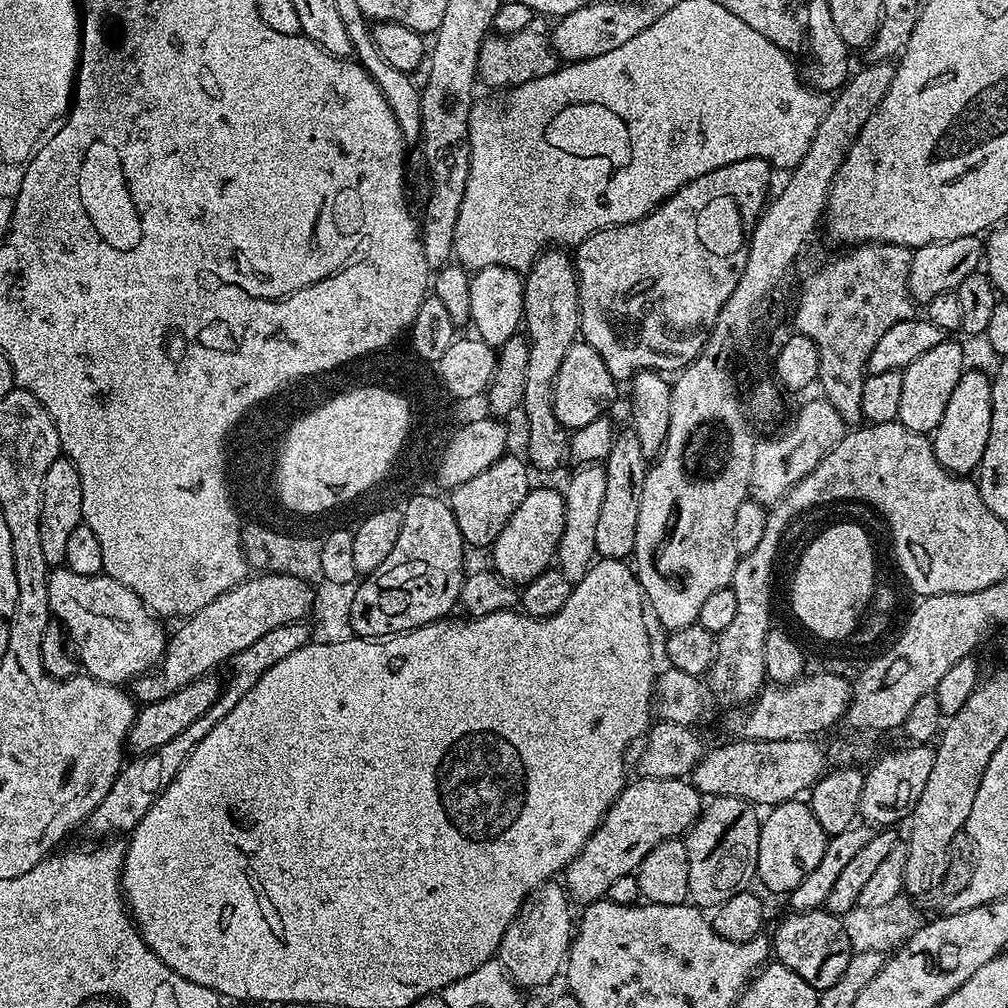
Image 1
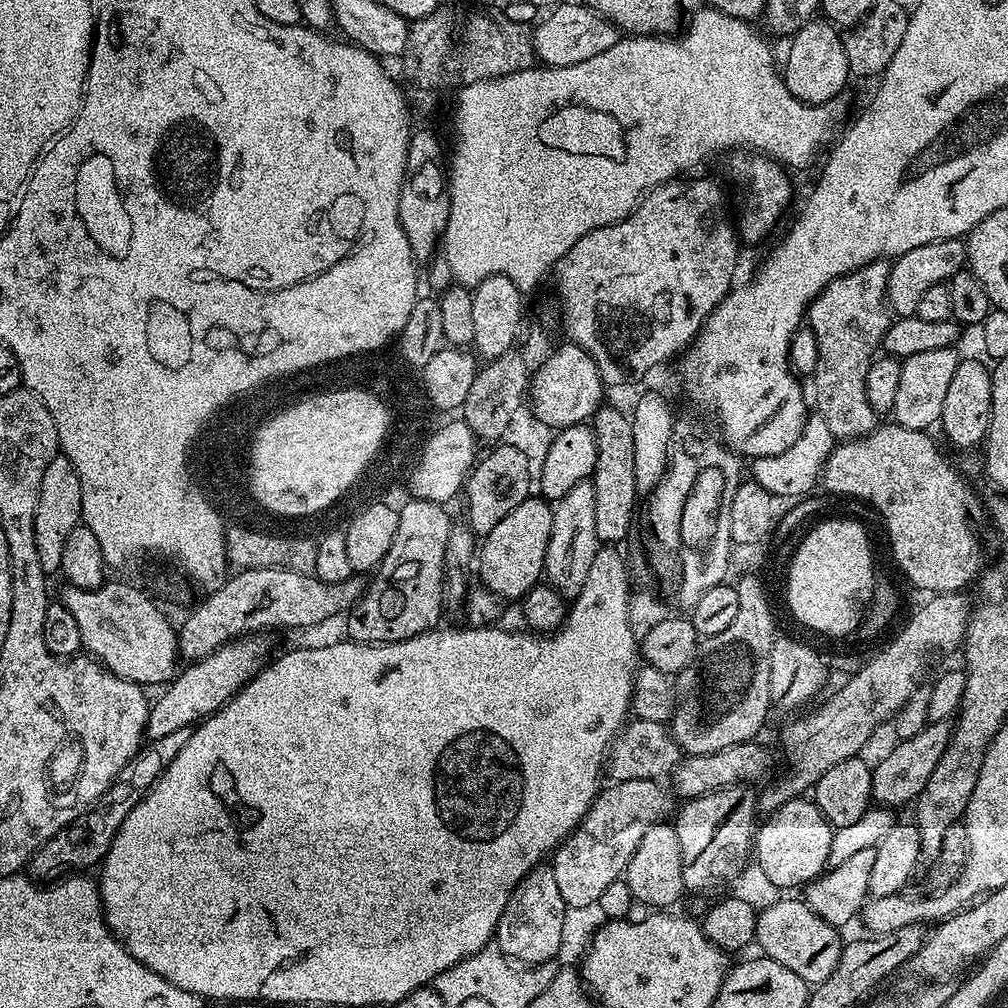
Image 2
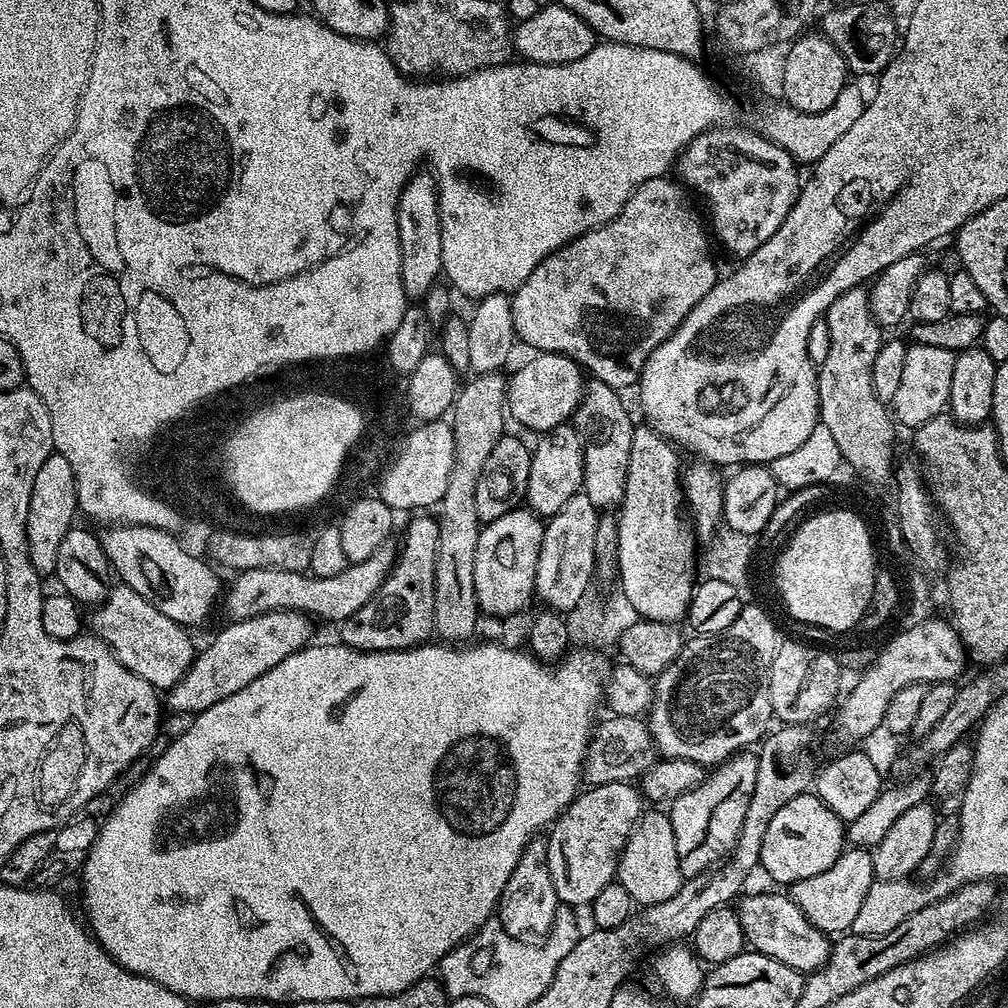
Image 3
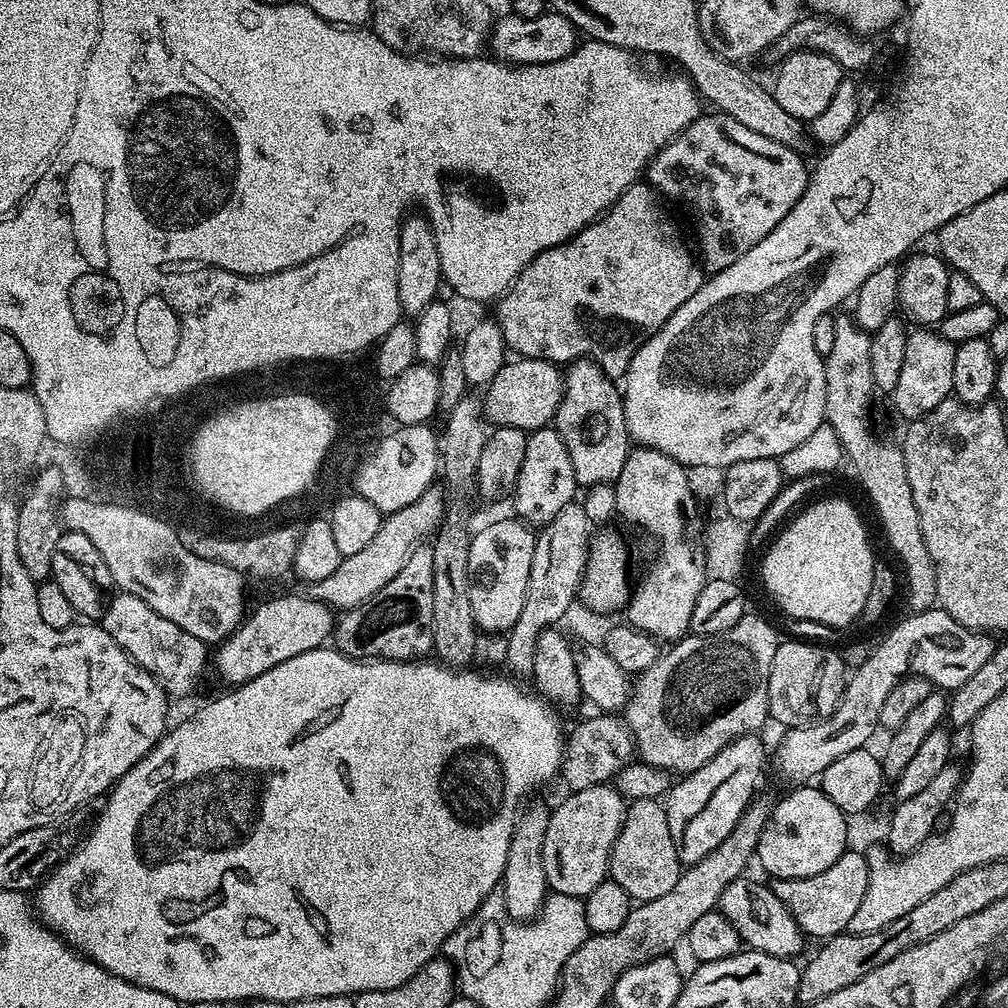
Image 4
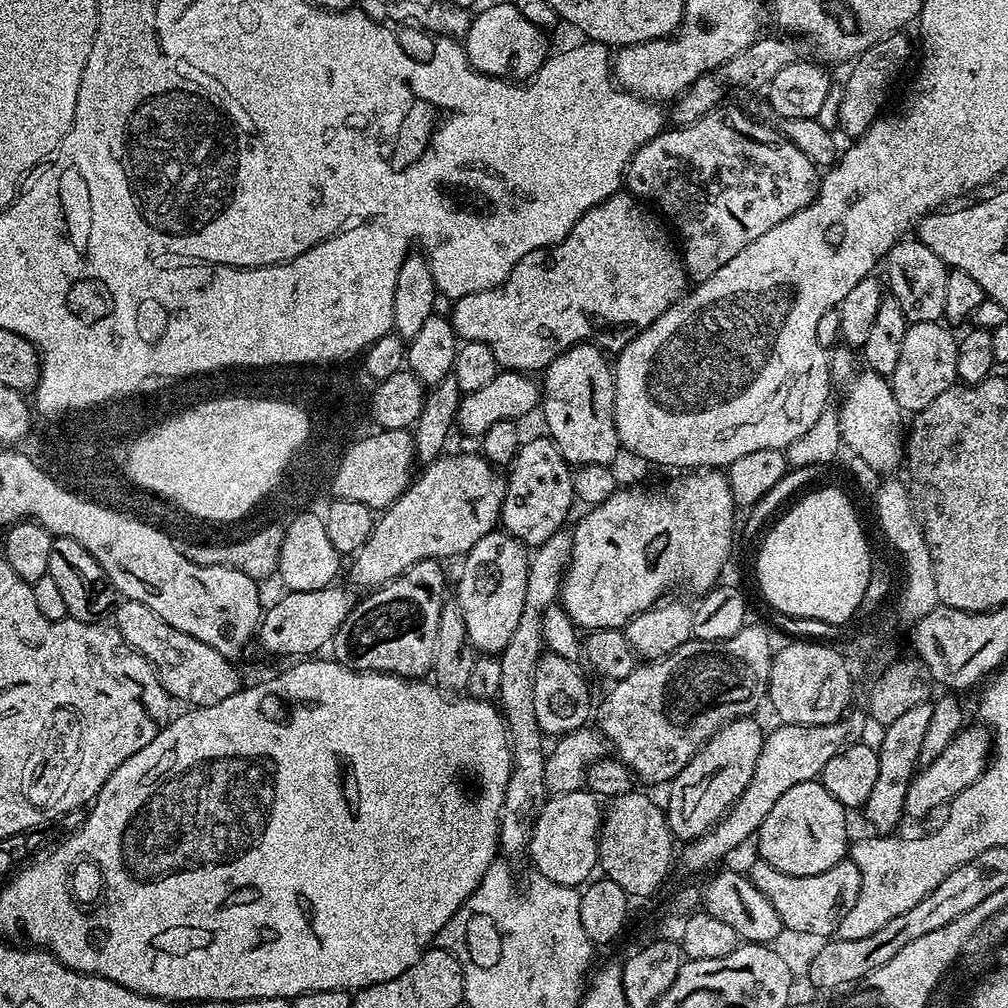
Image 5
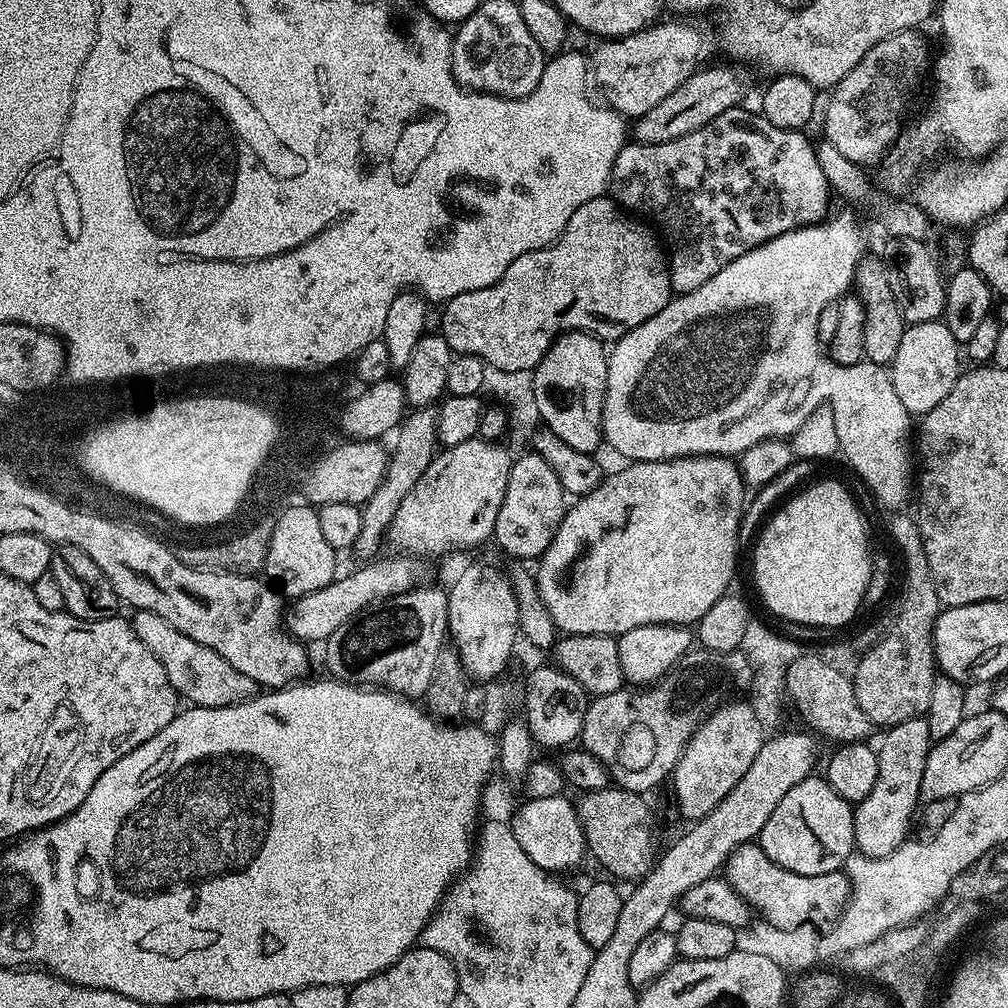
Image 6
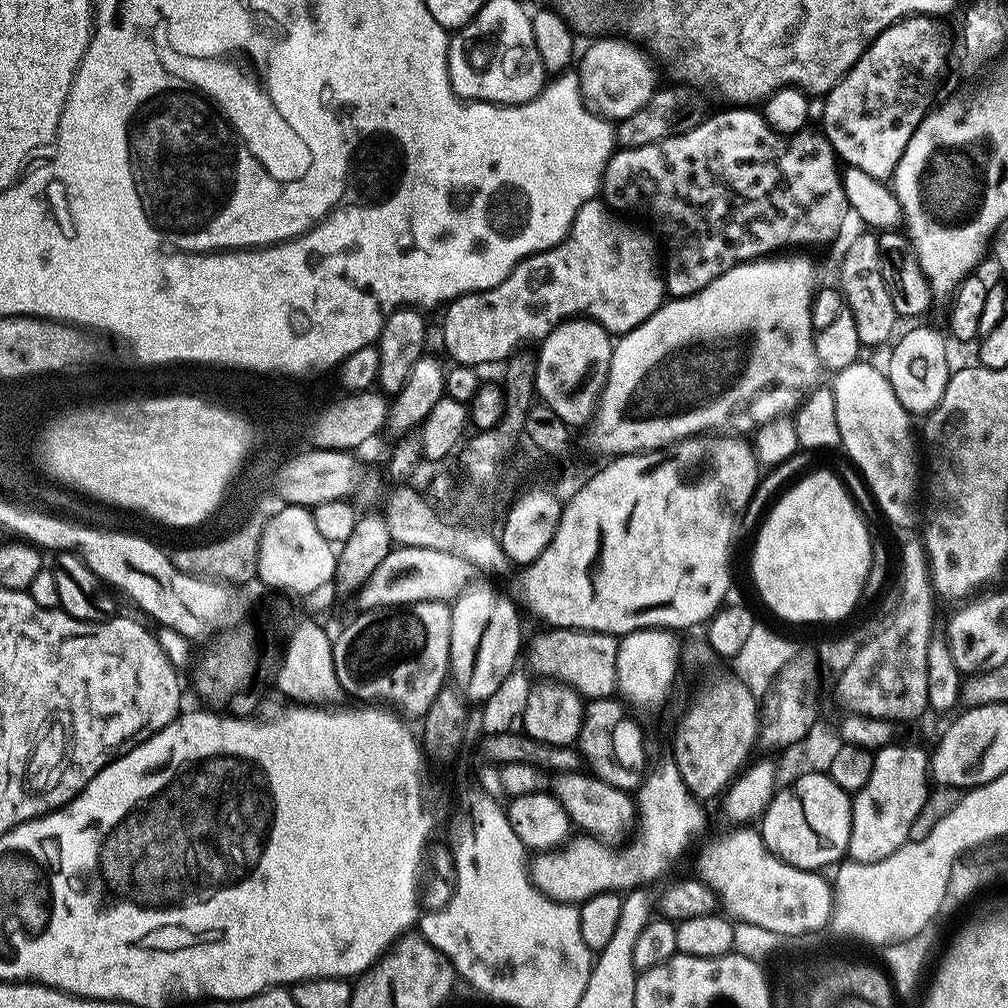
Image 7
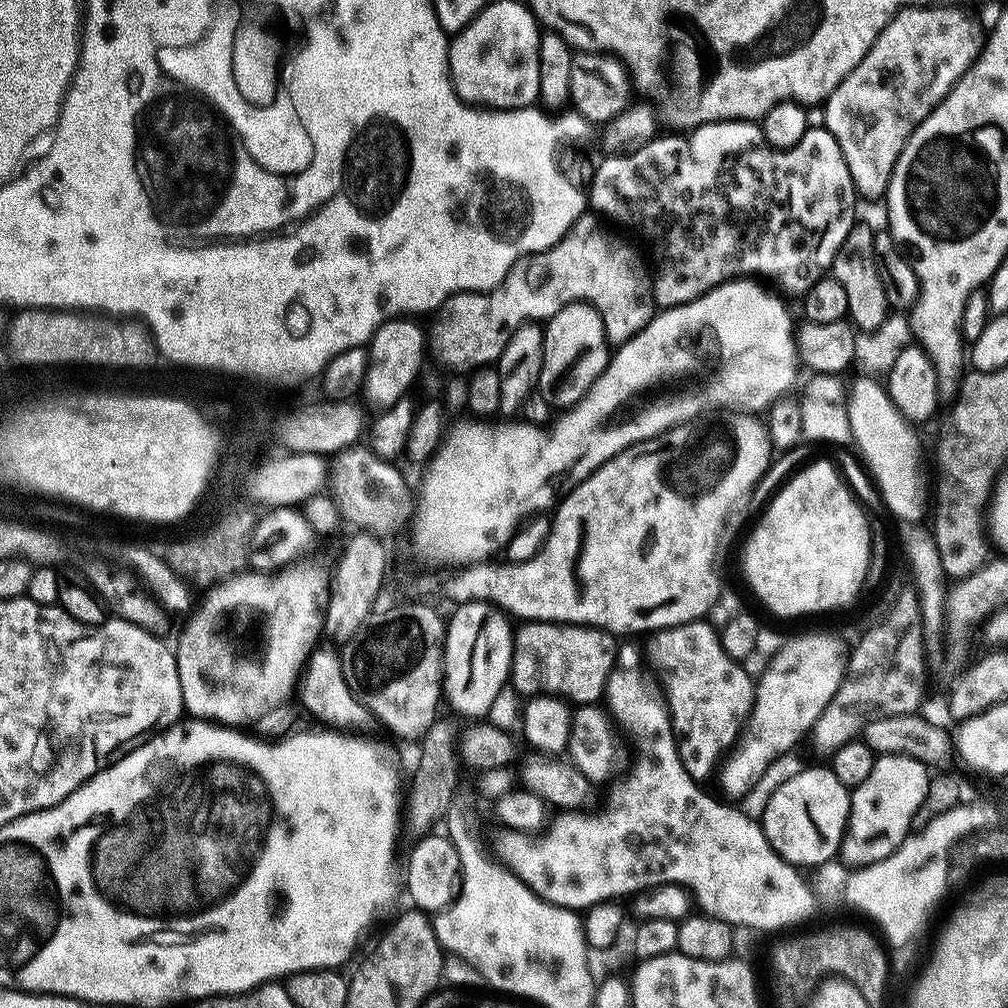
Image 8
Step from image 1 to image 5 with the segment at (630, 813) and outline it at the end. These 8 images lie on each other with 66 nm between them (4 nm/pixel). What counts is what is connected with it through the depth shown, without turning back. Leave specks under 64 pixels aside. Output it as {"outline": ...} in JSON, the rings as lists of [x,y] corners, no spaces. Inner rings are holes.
{"outline":[[[587,789],[559,793],[545,801],[536,819],[532,830],[531,842],[529,844],[528,856],[531,857],[536,868],[535,871],[547,880],[558,882],[559,885],[570,885],[579,887],[587,883],[597,869],[599,863],[599,839],[600,825],[603,824],[603,809],[599,797],[593,795]]]}

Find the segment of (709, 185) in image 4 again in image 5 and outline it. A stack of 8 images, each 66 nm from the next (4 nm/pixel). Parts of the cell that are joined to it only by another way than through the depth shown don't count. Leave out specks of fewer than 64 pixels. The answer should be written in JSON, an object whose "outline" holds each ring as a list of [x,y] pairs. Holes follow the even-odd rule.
{"outline":[[[724,106],[715,108],[714,111],[707,112],[698,122],[673,127],[671,129],[673,132],[665,130],[655,136],[653,140],[646,141],[633,154],[632,160],[628,163],[628,171],[624,173],[624,184],[627,191],[651,205],[670,225],[671,231],[678,241],[678,251],[684,262],[684,270],[688,273],[689,281],[692,282],[699,282],[718,274],[718,270],[722,270],[722,266],[726,266],[730,262],[730,258],[734,258],[734,254],[746,250],[746,246],[750,246],[750,242],[762,238],[762,234],[766,234],[766,230],[774,230],[774,226],[778,226],[778,222],[786,222],[786,218],[790,218],[794,214],[798,214],[798,210],[810,206],[810,202],[816,198],[816,192],[820,188],[822,179],[816,164],[810,162],[810,158],[806,158],[806,154],[802,154],[802,150],[798,150],[798,146],[794,146],[794,142],[787,140],[783,132],[777,130],[773,125],[772,129],[768,124],[759,124],[758,121],[751,120],[746,113],[739,112],[736,108],[726,108]]]}

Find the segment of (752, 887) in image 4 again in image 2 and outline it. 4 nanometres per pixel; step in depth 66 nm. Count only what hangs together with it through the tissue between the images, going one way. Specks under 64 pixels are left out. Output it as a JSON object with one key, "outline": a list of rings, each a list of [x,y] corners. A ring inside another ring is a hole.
{"outline":[[[800,898],[780,900],[769,908],[761,907],[756,917],[755,943],[760,944],[759,951],[774,962],[782,962],[786,970],[794,970],[794,974],[798,974],[798,978],[802,978],[810,986],[826,982],[826,978],[834,974],[845,946],[840,935],[841,929],[818,918],[818,914],[814,914],[814,910],[810,910],[810,906]]]}

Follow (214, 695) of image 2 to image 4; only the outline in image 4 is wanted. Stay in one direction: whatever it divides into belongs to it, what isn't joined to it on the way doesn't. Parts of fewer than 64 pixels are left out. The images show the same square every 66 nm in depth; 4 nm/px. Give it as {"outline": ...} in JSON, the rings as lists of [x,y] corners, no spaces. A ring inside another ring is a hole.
{"outline":[[[307,594],[276,596],[273,600],[258,605],[253,612],[251,609],[233,636],[229,636],[215,649],[214,672],[216,668],[217,674],[228,683],[228,686],[245,684],[262,674],[266,674],[266,670],[274,670],[274,666],[282,666],[282,662],[290,662],[290,658],[298,658],[298,654],[306,654],[315,648],[325,647],[333,632],[334,612],[327,604],[323,604],[320,600],[314,600]]]}

